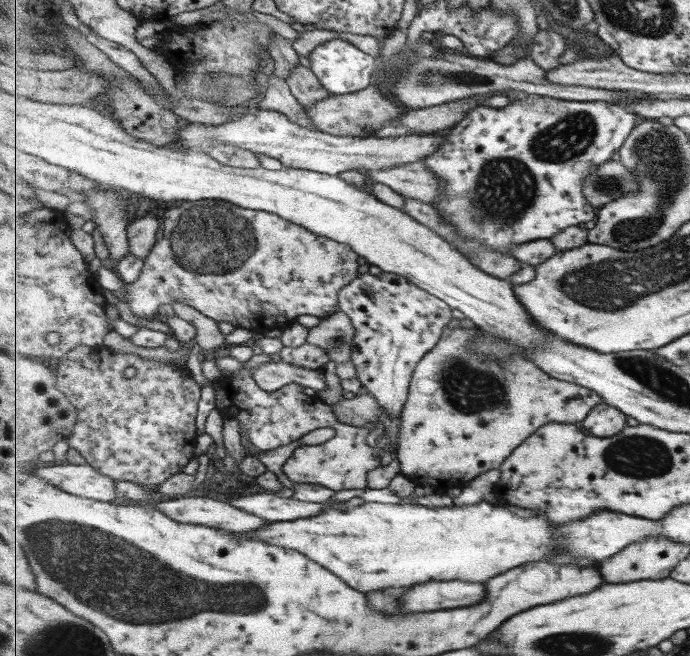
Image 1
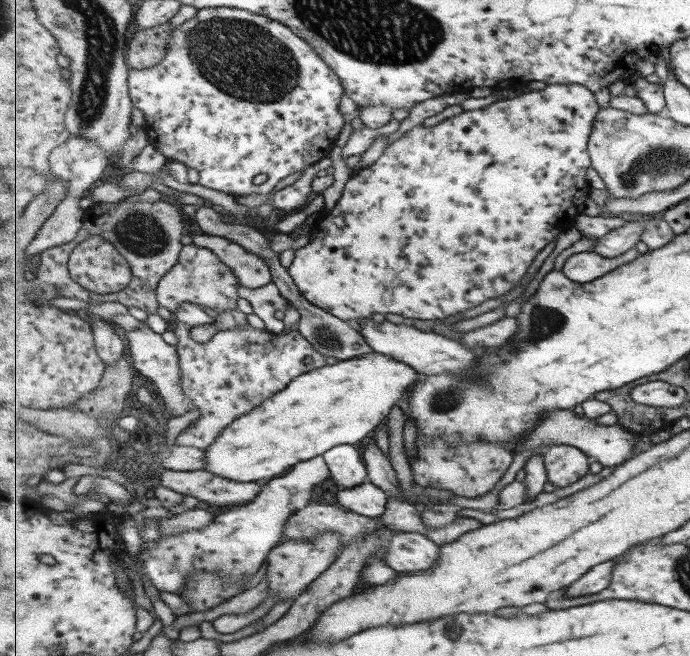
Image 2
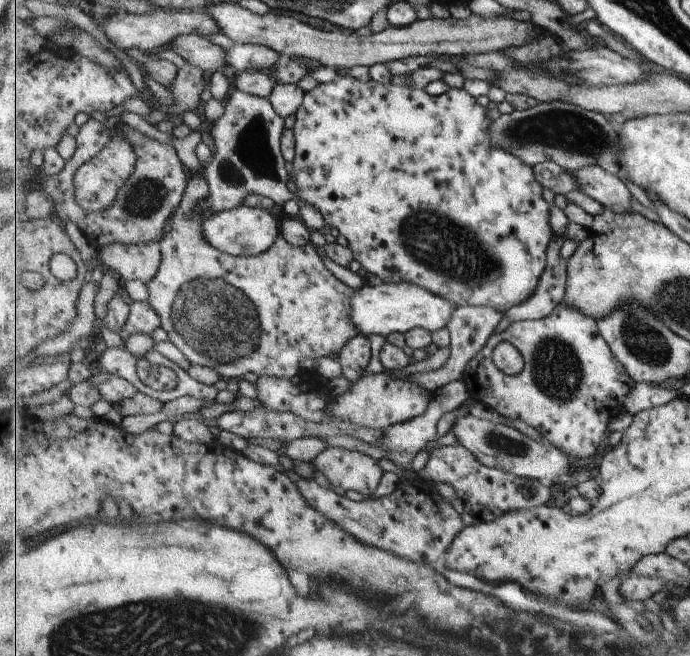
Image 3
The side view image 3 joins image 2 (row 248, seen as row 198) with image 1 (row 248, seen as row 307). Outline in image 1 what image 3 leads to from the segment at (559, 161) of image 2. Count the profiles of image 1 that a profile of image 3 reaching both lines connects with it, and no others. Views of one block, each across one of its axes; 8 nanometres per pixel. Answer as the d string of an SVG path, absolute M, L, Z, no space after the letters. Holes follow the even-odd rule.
M522 95L521 97L511 100L509 105L504 108L490 108L481 106L469 112L463 120L447 131L447 139L439 145L437 151L433 151L431 155L425 157L425 164L431 172L437 172L439 180L443 182L443 195L441 199L437 199L437 203L431 204L439 210L439 214L443 216L443 220L451 226L457 228L457 232L465 238L465 240L477 240L479 244L487 244L491 246L491 250L495 252L505 252L510 254L513 250L513 244L527 244L539 238L553 238L564 231L566 228L576 227L583 222L596 221L598 209L589 203L588 196L585 196L585 180L590 174L613 160L613 154L624 146L625 141L629 138L637 128L637 113L629 111L623 104L603 102L603 101L570 101L553 98L552 96L541 95Z

